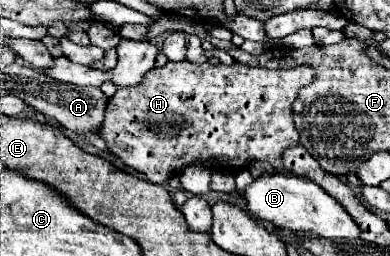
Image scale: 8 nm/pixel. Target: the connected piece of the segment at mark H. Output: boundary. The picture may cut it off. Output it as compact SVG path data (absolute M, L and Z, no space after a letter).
M168 61L164 67L156 67L146 75L146 81L138 87L118 87L116 95L106 107L106 129L102 139L110 151L120 157L128 167L146 175L148 181L166 185L170 177L178 175L190 163L216 161L228 163L230 171L240 171L250 161L268 161L274 169L282 169L282 151L290 145L298 145L298 133L292 117L292 103L298 89L310 85L314 69L308 65L296 69L260 69L248 65L194 65L190 61Z

